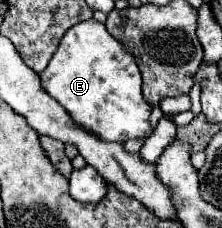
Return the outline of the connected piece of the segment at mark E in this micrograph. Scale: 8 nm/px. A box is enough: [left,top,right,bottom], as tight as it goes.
[39,19,151,143]

